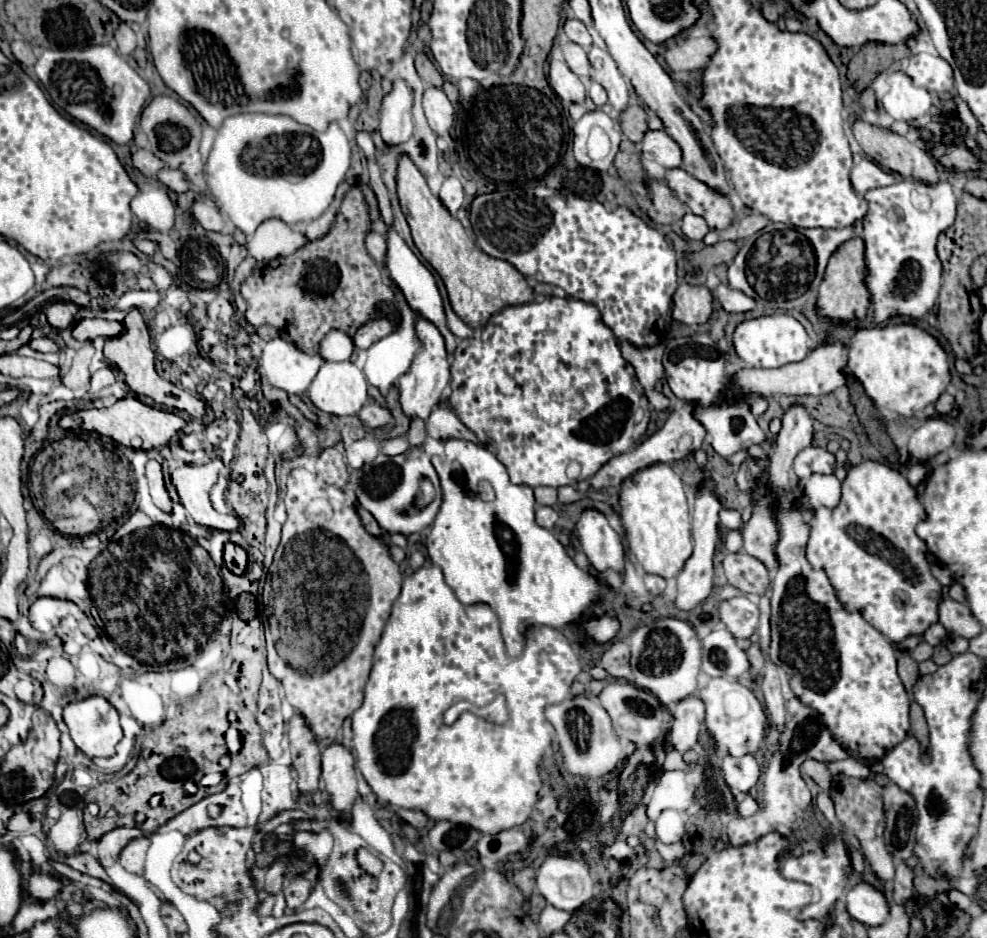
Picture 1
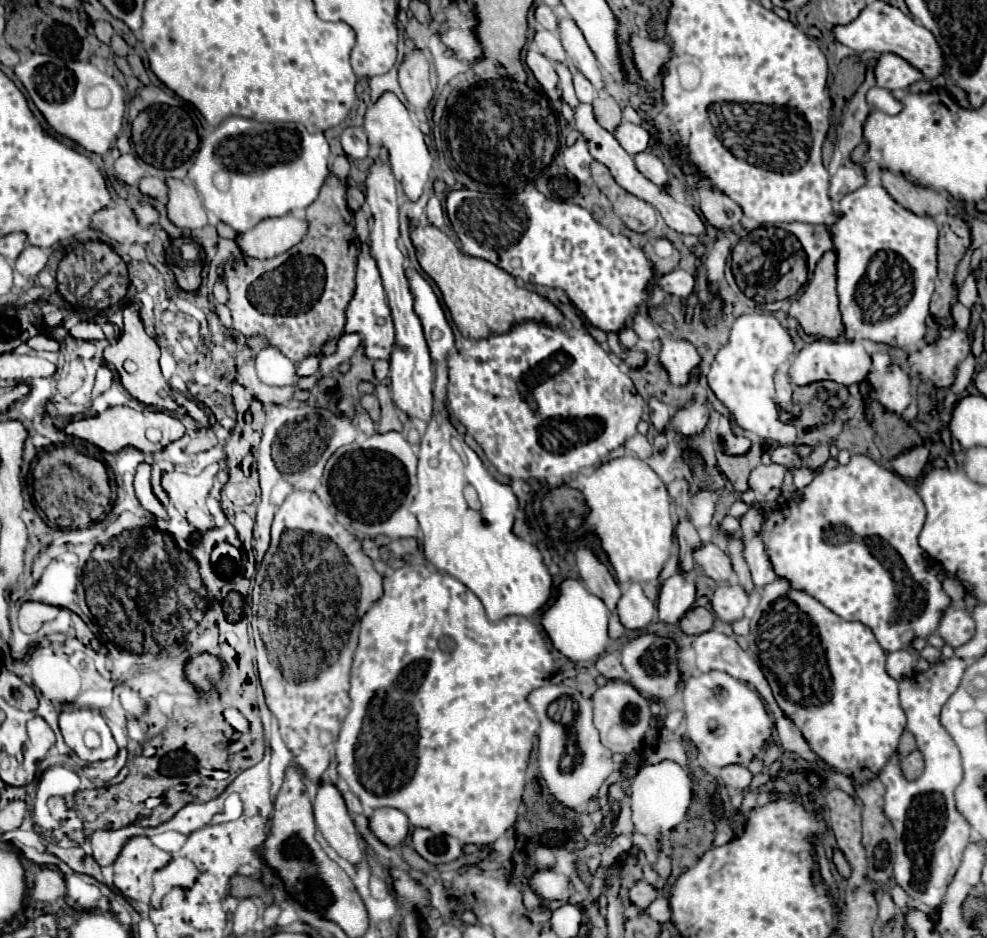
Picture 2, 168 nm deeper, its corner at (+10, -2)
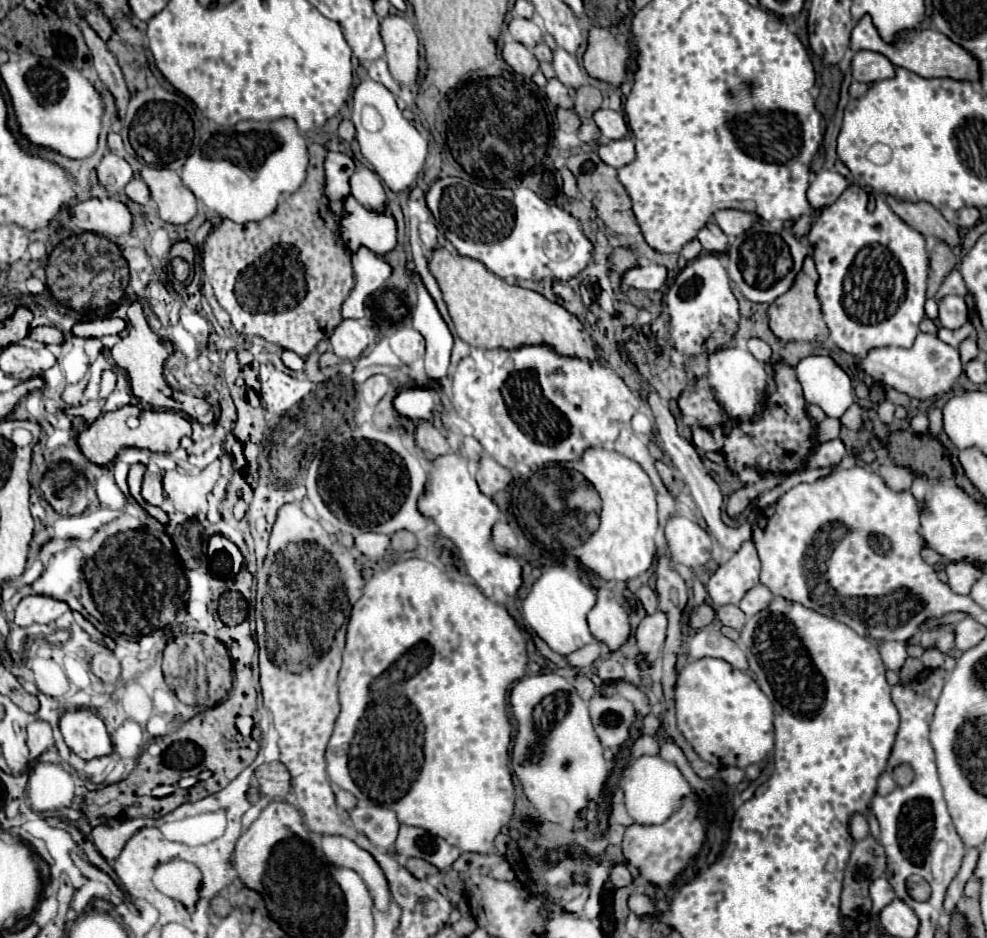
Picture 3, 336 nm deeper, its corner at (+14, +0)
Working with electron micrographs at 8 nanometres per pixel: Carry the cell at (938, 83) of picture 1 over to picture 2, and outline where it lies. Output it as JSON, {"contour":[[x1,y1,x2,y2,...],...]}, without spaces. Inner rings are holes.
{"contour":[[881,54,877,58,875,80,877,80,877,86,881,86,881,88,899,92,899,90,907,90,909,84,923,80,923,78,925,76,921,76,921,72,917,72,917,68,913,68,909,62,901,60,899,56]]}

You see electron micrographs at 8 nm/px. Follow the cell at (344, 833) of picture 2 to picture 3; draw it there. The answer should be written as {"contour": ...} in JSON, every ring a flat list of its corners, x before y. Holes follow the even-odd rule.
{"contour":[[323,836,321,848,331,864,349,868,363,878,363,882,367,884,367,888,373,896,373,902,379,910,389,908,389,904,391,904,389,884,385,880,385,874,379,868,379,864,373,860,373,856,369,852,361,850,355,842,351,842,345,836]]}

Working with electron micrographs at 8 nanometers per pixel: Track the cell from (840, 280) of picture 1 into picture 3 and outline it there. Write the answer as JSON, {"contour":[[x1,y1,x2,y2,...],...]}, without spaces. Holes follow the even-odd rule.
{"contour":[[811,256,805,258,803,270,797,274,795,284,789,292,779,296,771,306,769,306,769,326,779,336,781,340,807,340,807,342,825,342,827,340,827,326,823,320,823,310,821,302,817,298,817,282,819,274,815,270,815,262]]}

